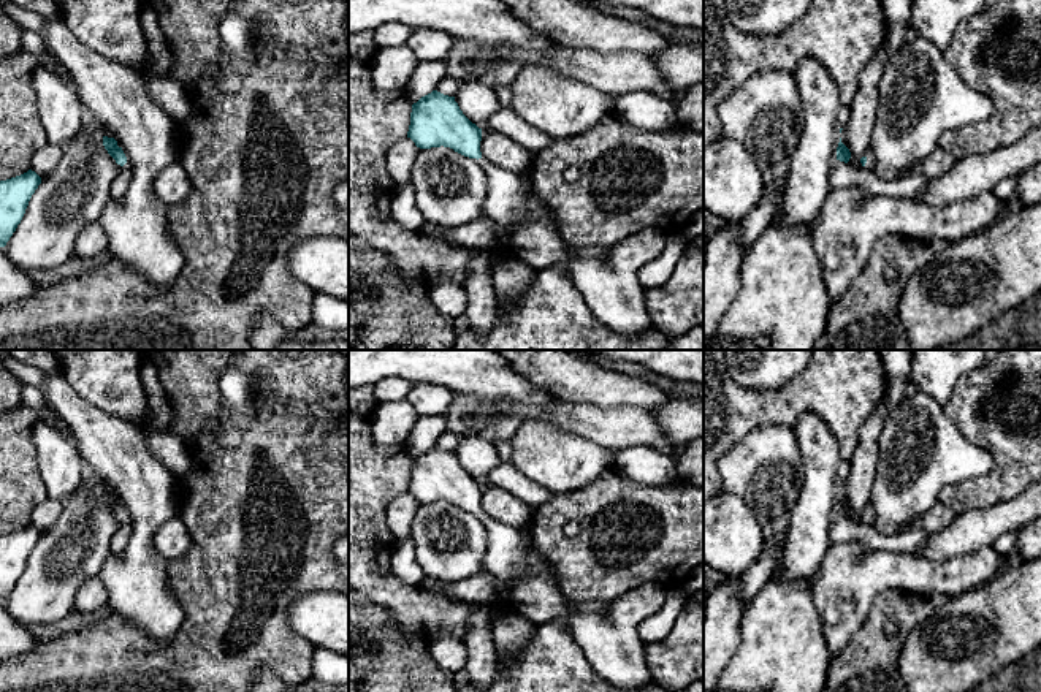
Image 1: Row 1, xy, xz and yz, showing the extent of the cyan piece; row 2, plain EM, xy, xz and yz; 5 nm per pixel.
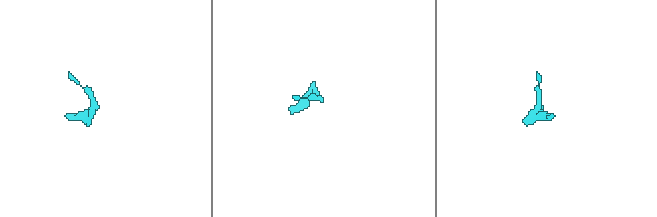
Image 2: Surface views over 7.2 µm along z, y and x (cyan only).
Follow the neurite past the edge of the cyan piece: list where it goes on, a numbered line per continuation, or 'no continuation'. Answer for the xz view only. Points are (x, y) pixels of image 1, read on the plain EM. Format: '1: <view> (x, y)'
1: xz (507, 558)

